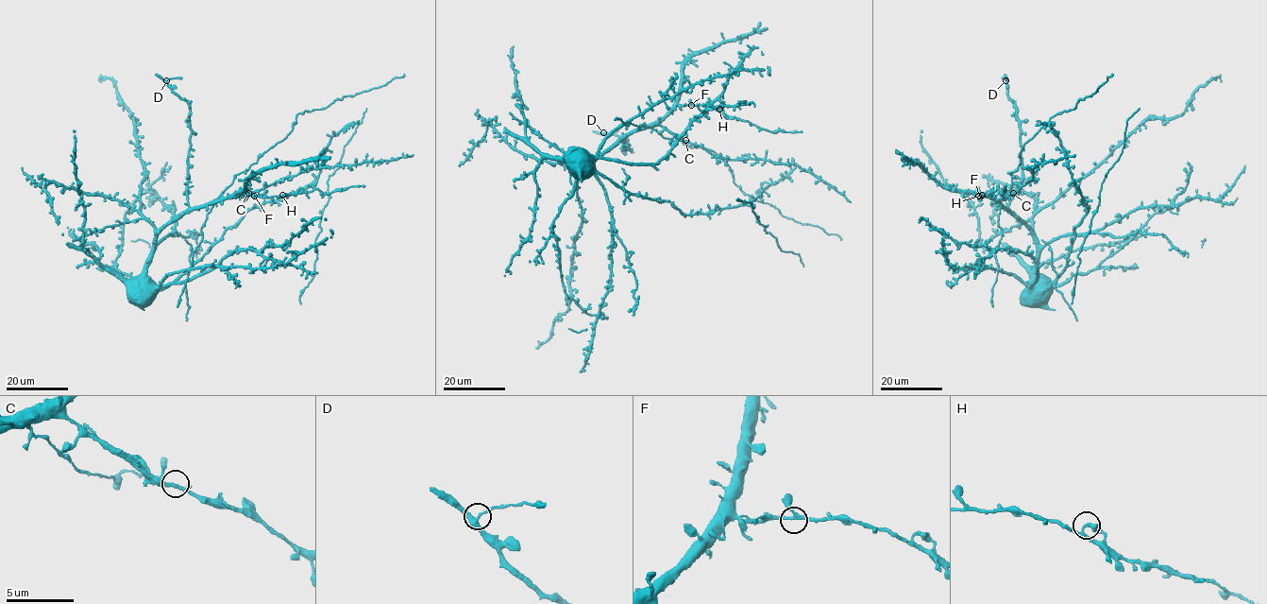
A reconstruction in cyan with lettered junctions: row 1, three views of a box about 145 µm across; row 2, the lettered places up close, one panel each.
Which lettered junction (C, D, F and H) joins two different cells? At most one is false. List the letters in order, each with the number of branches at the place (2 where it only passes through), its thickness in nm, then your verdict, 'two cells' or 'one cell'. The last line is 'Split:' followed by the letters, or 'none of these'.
C: branches 3; calibre 240 nm; one cell
D: branches 3; calibre 280 nm; two cells
F: branches 3; calibre 240 nm; one cell
H: branches 3; calibre 260 nm; one cell
Split: D

